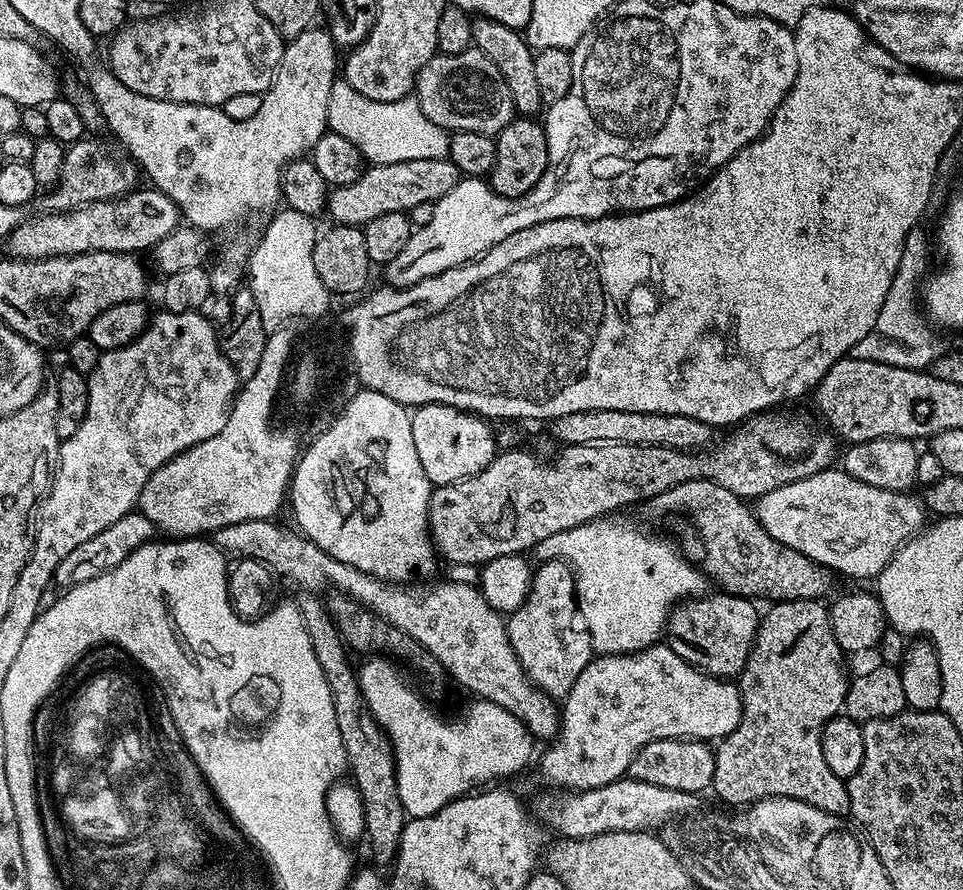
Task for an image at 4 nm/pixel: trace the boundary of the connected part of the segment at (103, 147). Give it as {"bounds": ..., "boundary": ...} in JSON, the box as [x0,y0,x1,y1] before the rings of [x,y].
{"bounds":[44,138,138,212],"boundary":[[[85,138],[77,144],[67,145],[60,182],[45,195],[48,196],[44,200],[45,209],[53,212],[69,212],[71,208],[81,208],[90,202],[124,196],[137,187],[138,168],[132,157],[119,147],[111,148],[106,141],[96,139],[100,138]]]}

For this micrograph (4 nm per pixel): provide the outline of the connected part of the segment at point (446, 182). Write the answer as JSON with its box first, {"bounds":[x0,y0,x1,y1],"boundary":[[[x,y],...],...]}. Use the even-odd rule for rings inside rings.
{"bounds":[326,158,462,228],"boundary":[[[414,158],[414,162],[390,162],[389,164],[374,164],[365,167],[358,179],[349,184],[333,187],[328,194],[328,207],[326,216],[329,216],[333,225],[359,228],[371,222],[374,218],[382,218],[382,214],[394,214],[395,212],[411,213],[414,206],[422,202],[435,204],[442,198],[442,194],[450,194],[454,186],[462,178],[462,173],[454,162],[447,158]]]}

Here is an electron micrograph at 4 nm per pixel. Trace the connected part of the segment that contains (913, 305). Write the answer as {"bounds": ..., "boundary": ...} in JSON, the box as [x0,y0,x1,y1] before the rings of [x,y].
{"bounds":[853,225,942,371],"boundary":[[[916,225],[907,234],[902,256],[899,258],[898,270],[894,274],[894,280],[890,284],[882,309],[878,312],[878,321],[853,349],[857,359],[883,362],[902,369],[925,371],[941,355],[942,349],[934,332],[936,330],[925,318],[919,306],[920,291],[929,271],[930,250],[932,251],[929,231],[927,234],[923,228],[923,225]]]}

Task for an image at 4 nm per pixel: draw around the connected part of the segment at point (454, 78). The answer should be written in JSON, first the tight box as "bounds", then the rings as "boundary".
{"bounds":[414,46,517,137],"boundary":[[[475,46],[458,54],[440,52],[432,56],[430,62],[418,70],[414,95],[422,106],[422,114],[430,118],[430,122],[447,128],[449,133],[477,132],[495,137],[517,115],[506,78],[498,74],[498,66]]]}

